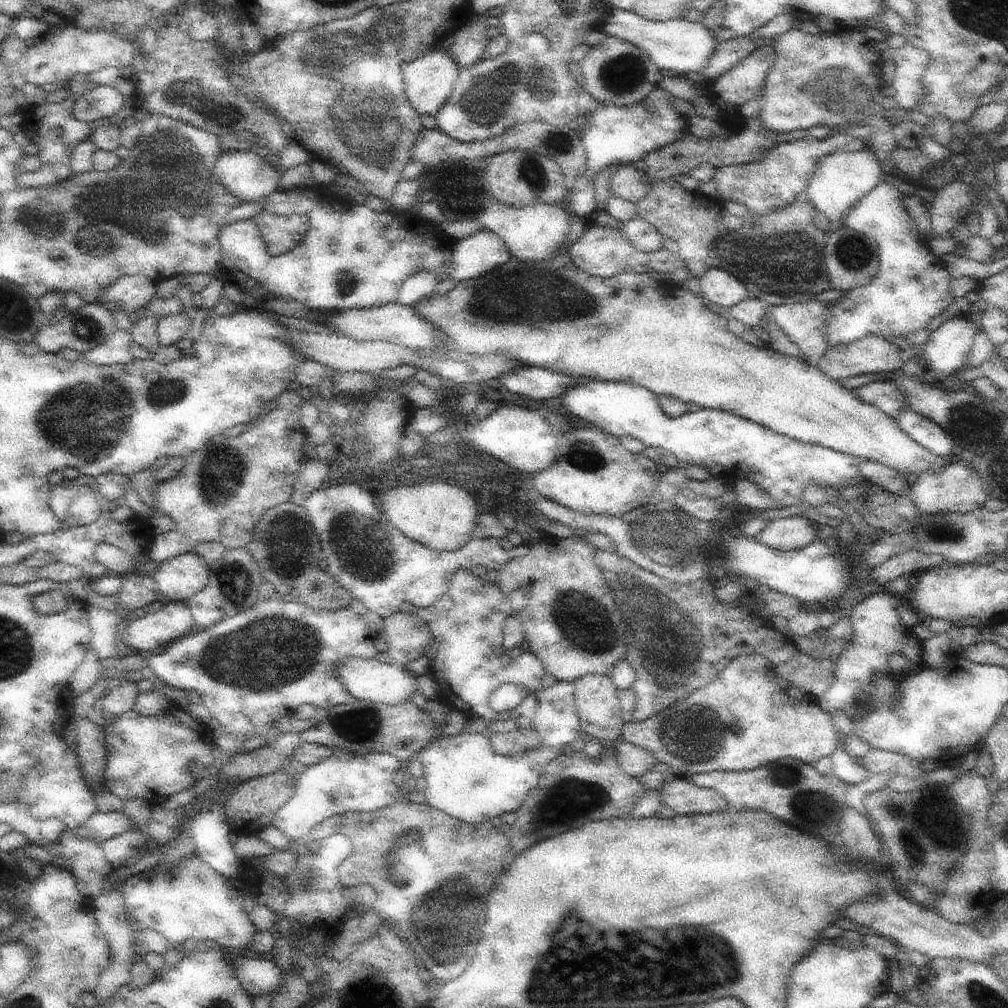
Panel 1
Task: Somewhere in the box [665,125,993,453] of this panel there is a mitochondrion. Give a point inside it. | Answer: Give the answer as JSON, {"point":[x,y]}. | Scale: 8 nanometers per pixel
{"point":[774,262]}

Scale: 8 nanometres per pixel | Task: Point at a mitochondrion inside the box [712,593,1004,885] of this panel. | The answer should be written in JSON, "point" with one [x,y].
{"point":[801,802]}

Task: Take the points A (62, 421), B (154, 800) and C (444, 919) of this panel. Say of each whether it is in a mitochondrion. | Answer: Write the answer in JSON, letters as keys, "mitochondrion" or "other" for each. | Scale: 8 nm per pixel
{"A":"mitochondrion","B":"other","C":"mitochondrion"}

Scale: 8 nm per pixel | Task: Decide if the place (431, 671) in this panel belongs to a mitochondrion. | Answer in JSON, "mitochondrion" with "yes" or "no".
{"mitochondrion":"no"}

